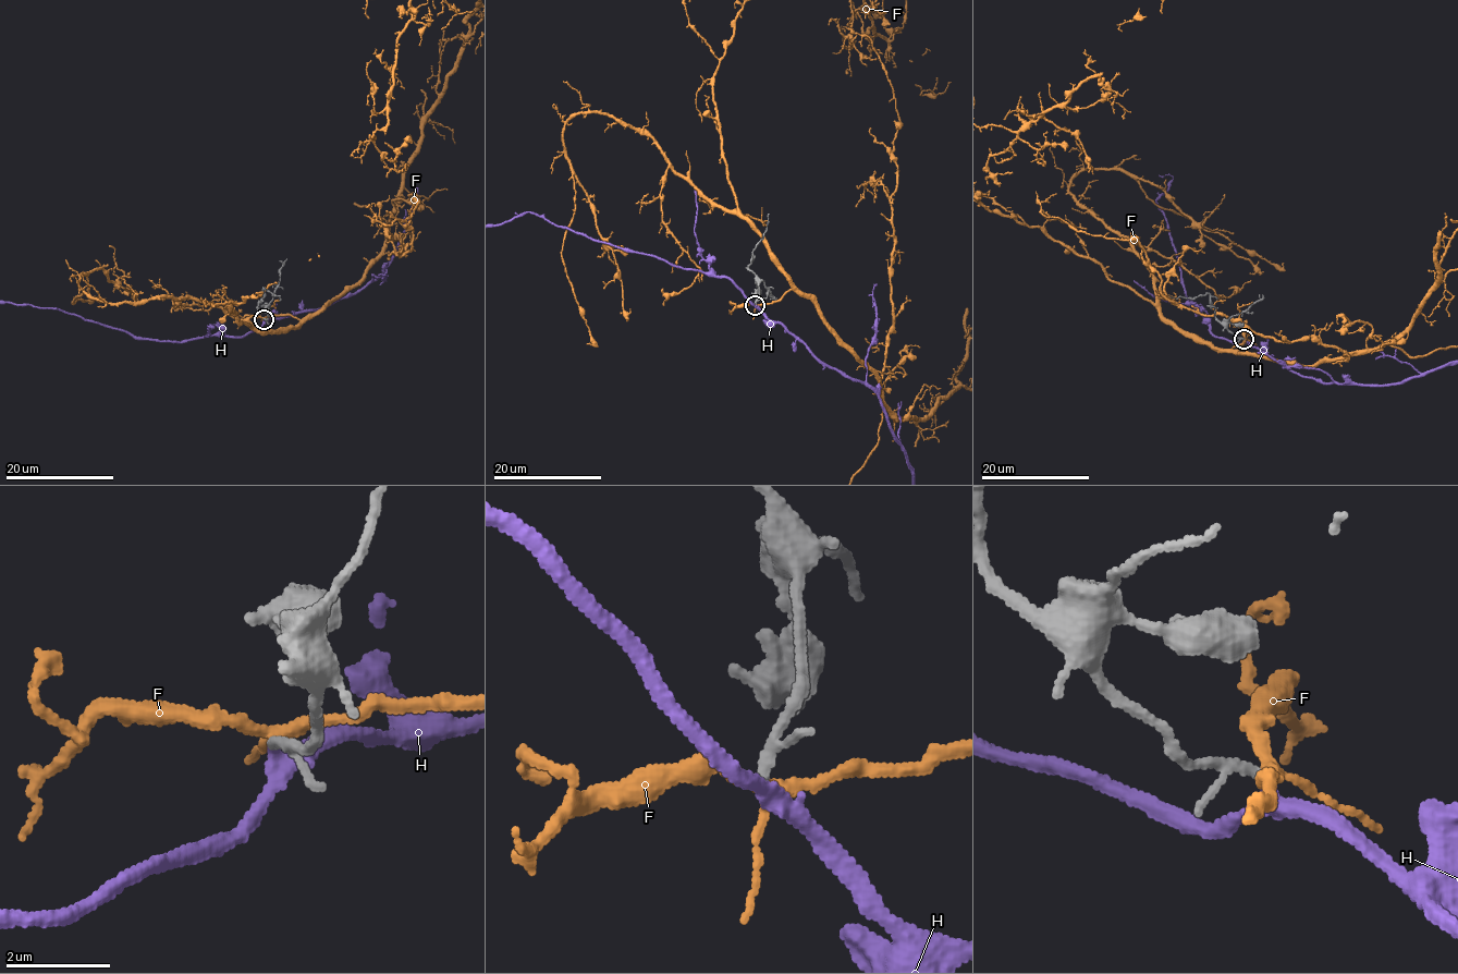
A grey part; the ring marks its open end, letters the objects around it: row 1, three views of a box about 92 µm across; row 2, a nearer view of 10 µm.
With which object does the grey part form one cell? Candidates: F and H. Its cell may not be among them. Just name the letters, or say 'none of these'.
H

